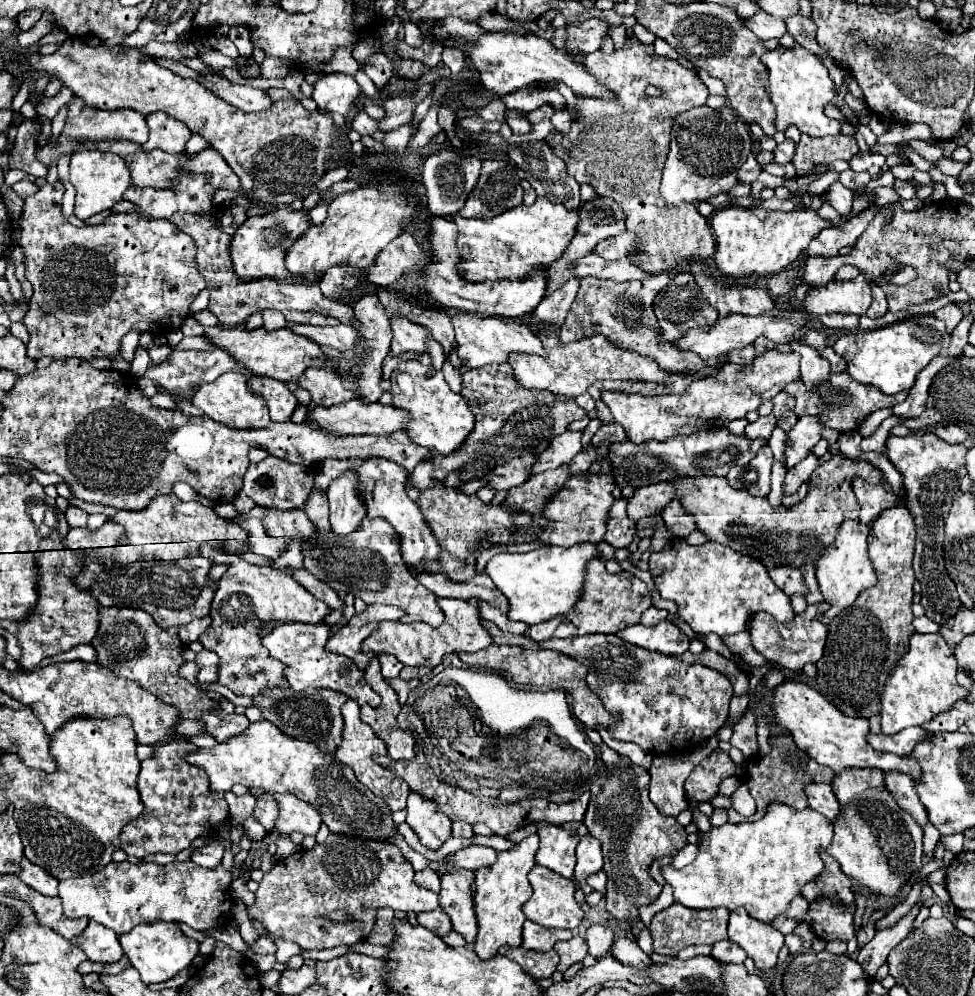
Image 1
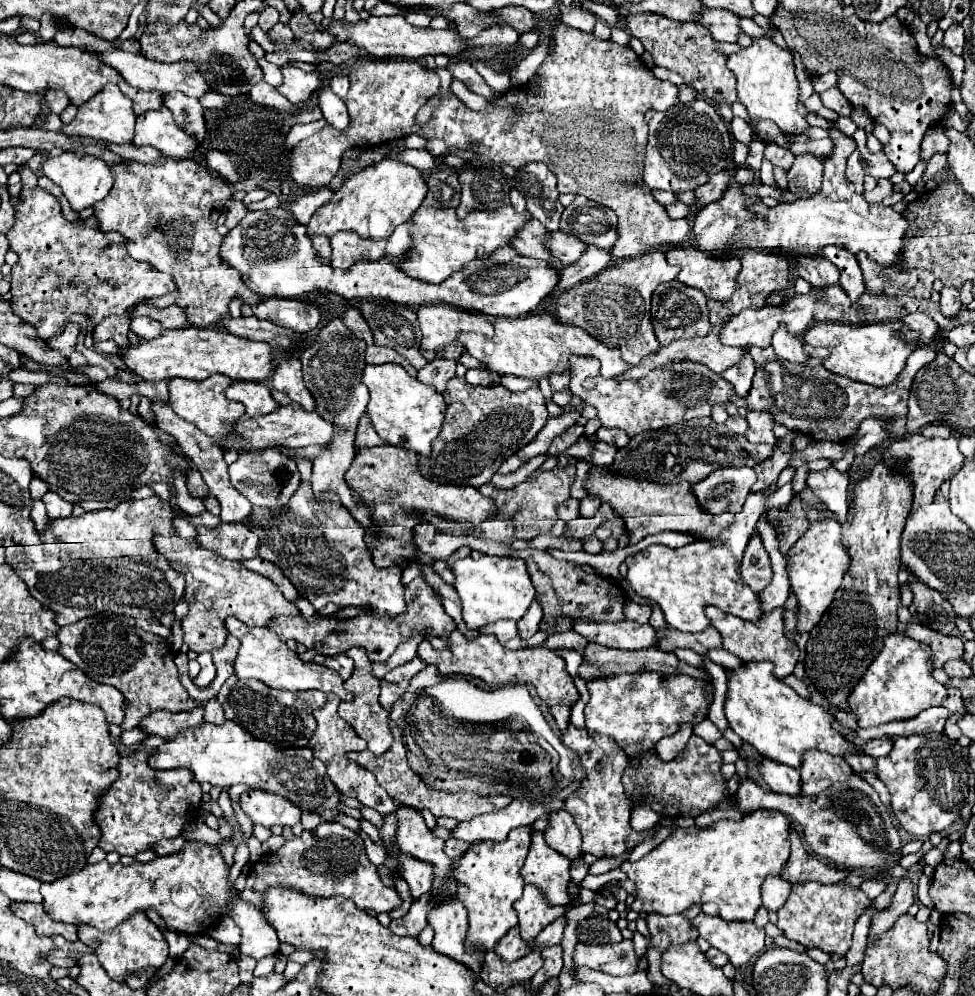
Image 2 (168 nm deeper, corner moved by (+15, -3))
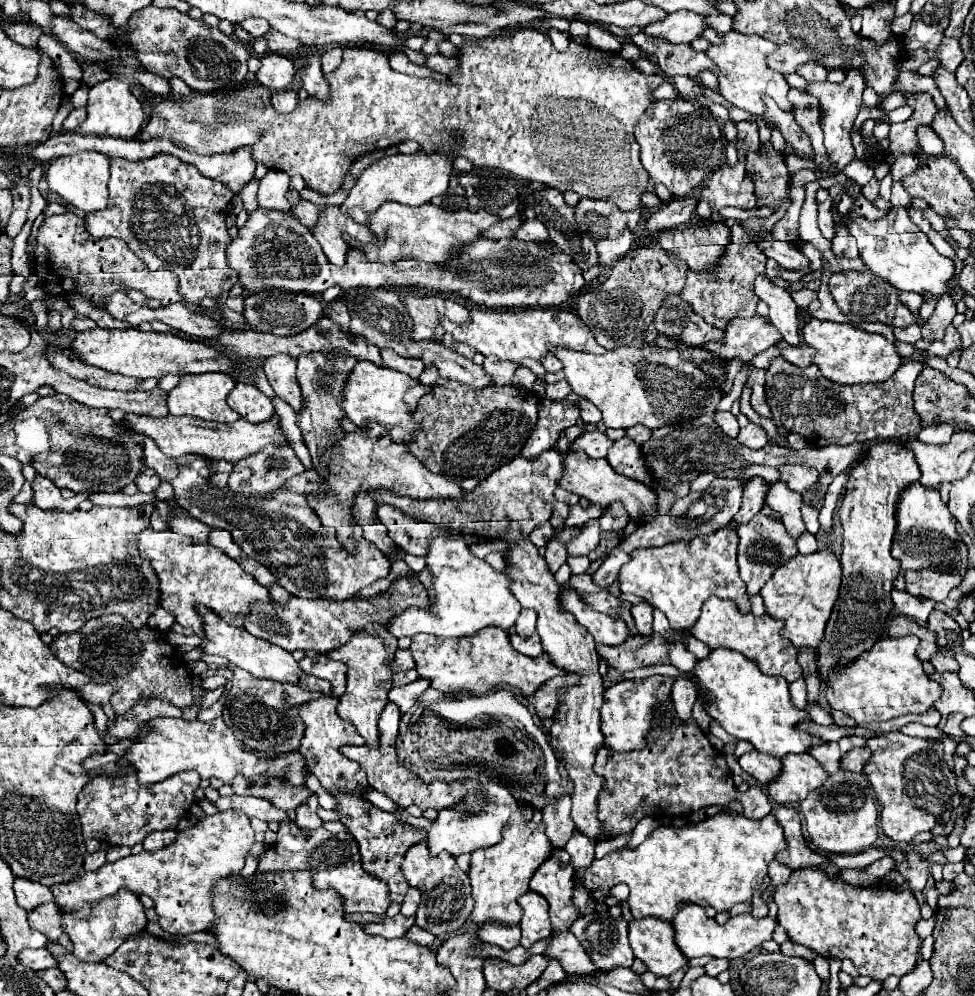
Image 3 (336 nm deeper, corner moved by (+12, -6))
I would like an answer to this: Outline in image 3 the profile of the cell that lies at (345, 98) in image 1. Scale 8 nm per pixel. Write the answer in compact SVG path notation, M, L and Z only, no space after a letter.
M267 52L261 58L261 68L257 70L255 76L271 92L279 92L279 90L289 90L293 86L295 74L297 74L297 70L287 56Z

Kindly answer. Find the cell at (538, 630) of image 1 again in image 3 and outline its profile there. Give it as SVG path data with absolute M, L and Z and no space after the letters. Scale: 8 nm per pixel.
M521 610L517 622L515 622L515 632L521 636L521 638L527 638L535 632L535 620L537 620L537 612L531 612L531 610Z

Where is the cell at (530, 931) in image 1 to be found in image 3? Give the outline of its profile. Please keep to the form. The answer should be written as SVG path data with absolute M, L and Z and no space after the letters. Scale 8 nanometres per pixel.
M487 920L477 930L479 940L501 946L503 950L511 950L519 944L521 928L517 924L497 924L495 920Z

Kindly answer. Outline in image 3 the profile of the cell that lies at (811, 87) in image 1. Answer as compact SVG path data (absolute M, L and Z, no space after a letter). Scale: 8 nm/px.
M727 32L721 34L721 44L711 44L705 54L713 60L715 66L719 66L719 94L733 106L761 116L765 112L765 104L761 100L761 94L769 94L779 108L783 110L793 110L791 102L787 100L789 94L789 84L783 74L771 70L765 62L765 56L769 56L775 50L775 44L771 40L765 40L761 36L747 36L739 32Z

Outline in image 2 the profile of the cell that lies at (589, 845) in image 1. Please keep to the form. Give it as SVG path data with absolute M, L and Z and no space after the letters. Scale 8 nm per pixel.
M558 811L550 815L550 827L544 831L548 845L568 857L570 861L582 855L582 835L574 825L574 819L568 811Z

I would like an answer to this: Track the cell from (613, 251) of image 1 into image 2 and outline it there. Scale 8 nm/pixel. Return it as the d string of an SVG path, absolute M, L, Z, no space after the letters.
M552 233L552 241L548 243L548 247L552 249L552 255L558 257L560 261L564 261L564 265L572 265L576 263L588 249L588 243L580 241L578 237L572 237L568 233Z

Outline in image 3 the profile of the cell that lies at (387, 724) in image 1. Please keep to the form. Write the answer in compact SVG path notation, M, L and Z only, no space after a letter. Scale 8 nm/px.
M375 624L373 628L375 628L373 634L367 630L355 630L351 634L351 638L347 640L347 644L327 652L325 656L329 656L331 660L341 660L347 664L347 688L345 688L343 696L339 698L339 706L337 706L339 716L343 720L349 720L355 724L357 732L365 738L367 746L377 748L377 744L379 744L377 720L379 720L379 712L383 710L383 704L387 704L387 694L393 686L389 662L395 656L397 640L383 626Z

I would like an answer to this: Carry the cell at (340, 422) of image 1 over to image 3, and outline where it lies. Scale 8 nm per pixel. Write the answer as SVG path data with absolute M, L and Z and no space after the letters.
M125 414L123 418L125 426L137 434L149 436L159 450L165 456L187 456L187 454L199 454L203 458L215 458L215 460L227 460L231 464L239 462L243 456L249 456L251 452L259 452L259 448L265 448L267 444L289 444L281 432L279 418L273 416L271 420L265 420L263 424L247 424L243 418L233 424L221 424L221 422L207 422L193 416L137 416L137 414Z

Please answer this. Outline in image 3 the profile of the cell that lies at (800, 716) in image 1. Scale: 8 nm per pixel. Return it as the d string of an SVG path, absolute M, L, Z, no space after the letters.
M727 648L711 650L707 658L697 660L691 674L701 688L707 714L717 720L731 736L751 742L759 752L783 758L789 752L807 752L813 744L823 742L795 728L795 724L809 720L809 714L793 706L789 696L789 684L783 678L765 676L755 662L747 660L739 652Z

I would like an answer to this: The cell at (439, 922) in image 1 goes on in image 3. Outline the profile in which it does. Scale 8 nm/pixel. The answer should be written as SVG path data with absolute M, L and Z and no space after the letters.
M397 914L393 918L381 918L381 922L361 924L367 934L379 934L383 938L399 938L405 936L405 932L415 924L415 918L407 918L403 914Z

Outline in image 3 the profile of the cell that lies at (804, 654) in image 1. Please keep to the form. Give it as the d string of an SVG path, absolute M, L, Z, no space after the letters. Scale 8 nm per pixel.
M711 596L703 604L701 616L689 632L697 640L705 642L709 648L725 646L729 650L743 654L745 658L757 662L759 670L763 670L767 676L783 676L787 682L795 682L797 678L801 678L801 666L797 664L795 646L785 636L781 636L781 628L783 622L771 618L769 614L763 616L753 616L751 612L743 614L731 600Z

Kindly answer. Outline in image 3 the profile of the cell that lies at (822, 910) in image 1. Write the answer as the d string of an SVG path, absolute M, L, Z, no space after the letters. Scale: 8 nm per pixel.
M801 868L793 870L789 880L775 890L773 900L779 908L777 922L787 930L787 936L793 942L803 944L825 958L849 958L859 974L869 974L873 980L885 980L891 974L905 976L917 964L921 940L915 932L915 924L921 920L921 912L911 890L897 888L883 880L857 888L839 878L831 880L823 872Z

